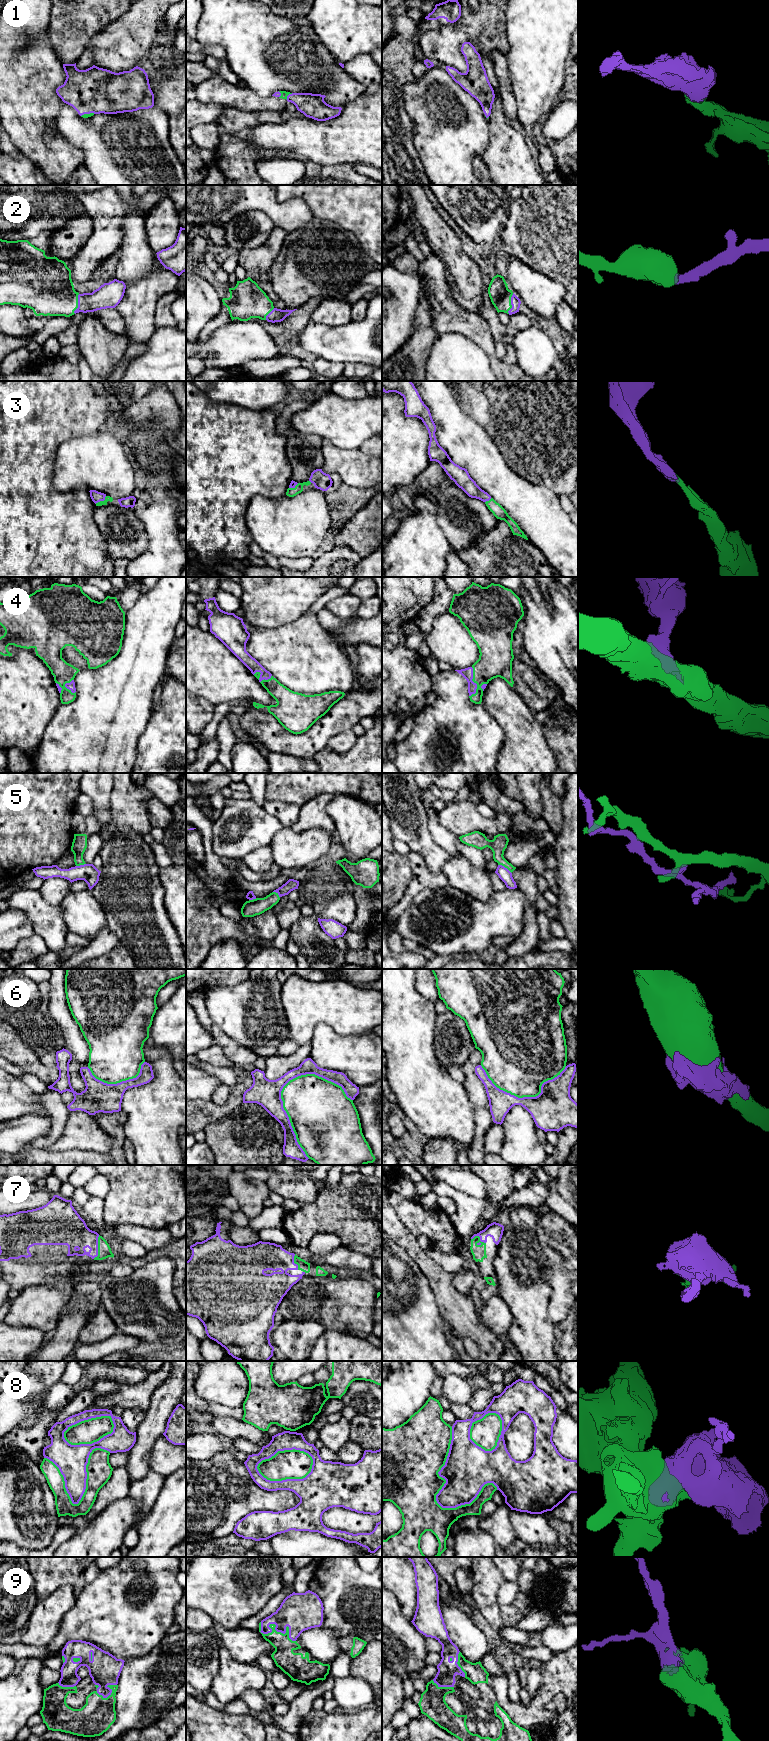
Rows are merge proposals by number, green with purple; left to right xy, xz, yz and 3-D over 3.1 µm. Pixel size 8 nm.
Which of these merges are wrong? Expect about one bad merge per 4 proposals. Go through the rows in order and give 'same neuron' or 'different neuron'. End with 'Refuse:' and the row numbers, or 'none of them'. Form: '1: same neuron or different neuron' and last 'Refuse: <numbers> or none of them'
1: same neuron
2: same neuron
3: same neuron
4: same neuron
5: different neuron
6: different neuron
7: same neuron
8: different neuron
9: same neuron
Refuse: 5, 6, 8

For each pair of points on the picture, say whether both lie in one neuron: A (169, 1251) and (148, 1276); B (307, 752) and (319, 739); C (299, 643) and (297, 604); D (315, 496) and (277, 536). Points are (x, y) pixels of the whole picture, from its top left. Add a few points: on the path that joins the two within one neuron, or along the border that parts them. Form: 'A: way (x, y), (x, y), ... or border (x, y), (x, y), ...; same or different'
A: border (142, 1266), (169, 1257), (173, 1279); different
B: way (310, 749), (316, 742); same
C: border (306, 611), (294, 620), (276, 627); different
D: way (307, 506), (287, 526); same

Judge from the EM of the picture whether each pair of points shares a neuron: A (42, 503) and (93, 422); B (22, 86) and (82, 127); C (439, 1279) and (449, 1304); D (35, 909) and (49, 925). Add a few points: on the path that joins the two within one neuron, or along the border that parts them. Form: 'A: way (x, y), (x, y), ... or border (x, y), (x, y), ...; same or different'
A: way (42, 478), (42, 452), (68, 426); same
B: border (64, 103), (56, 117), (56, 128), (60, 134); different
C: way (442, 1285), (448, 1298); same
D: way (39, 913), (47, 921); same

